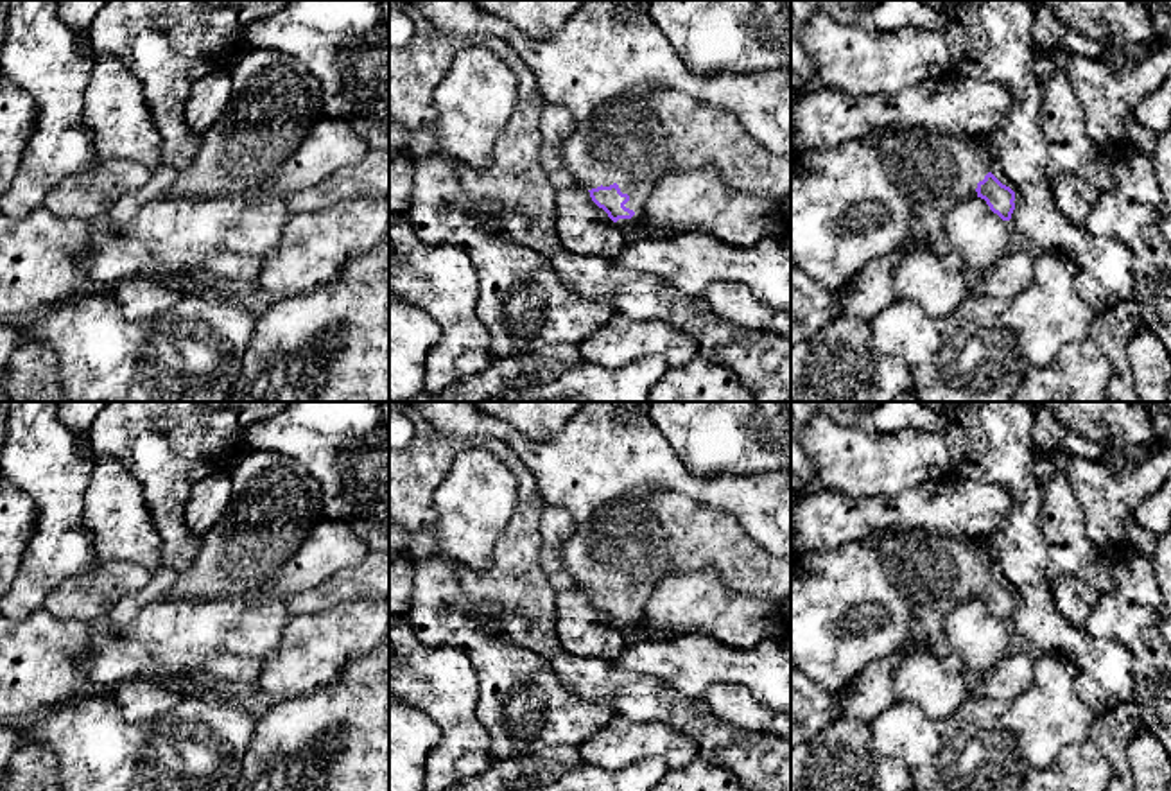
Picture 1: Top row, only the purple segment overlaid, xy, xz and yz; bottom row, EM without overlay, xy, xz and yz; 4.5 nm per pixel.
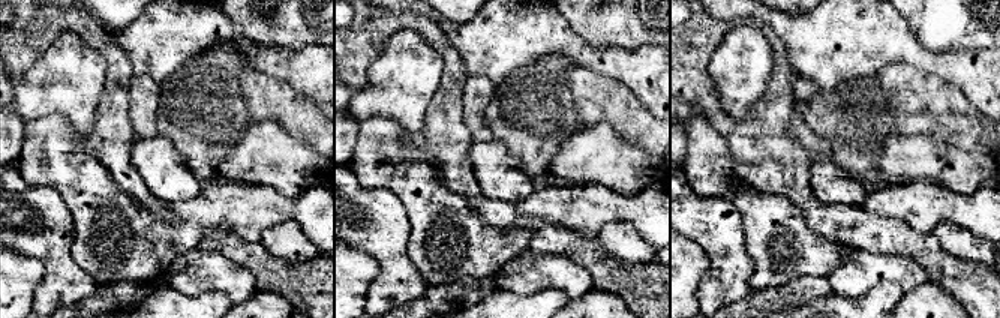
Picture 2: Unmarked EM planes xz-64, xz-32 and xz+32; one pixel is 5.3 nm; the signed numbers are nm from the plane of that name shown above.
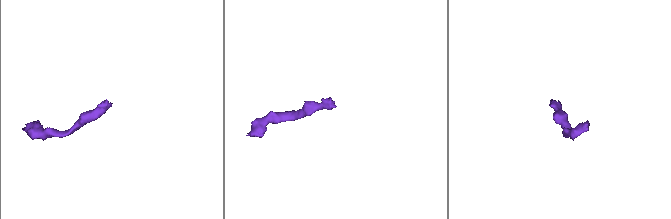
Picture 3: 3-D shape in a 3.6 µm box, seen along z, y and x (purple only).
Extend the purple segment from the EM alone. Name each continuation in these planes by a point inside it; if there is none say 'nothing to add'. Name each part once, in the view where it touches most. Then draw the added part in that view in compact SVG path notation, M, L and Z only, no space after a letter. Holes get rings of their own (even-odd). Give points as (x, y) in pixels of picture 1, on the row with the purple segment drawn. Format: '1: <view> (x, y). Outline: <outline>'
1: xz (621, 142). Outline: M649 93L601 106L577 122L559 147L563 165L577 185L592 190L617 183L629 196L624 206L635 215L617 221L628 231L642 224L653 187L671 174L667 131L649 113Z

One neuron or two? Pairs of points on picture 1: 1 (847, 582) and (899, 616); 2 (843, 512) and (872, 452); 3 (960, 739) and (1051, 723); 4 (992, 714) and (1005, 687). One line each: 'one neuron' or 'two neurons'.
1: one neuron
2: two neurons
3: one neuron
4: two neurons

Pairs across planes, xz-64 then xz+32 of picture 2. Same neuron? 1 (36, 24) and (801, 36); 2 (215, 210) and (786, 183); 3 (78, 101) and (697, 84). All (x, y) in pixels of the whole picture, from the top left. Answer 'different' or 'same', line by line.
1: different
2: different
3: different

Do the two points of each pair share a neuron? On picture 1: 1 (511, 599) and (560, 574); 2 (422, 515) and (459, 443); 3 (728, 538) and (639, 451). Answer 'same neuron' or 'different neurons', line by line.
1: different neurons
2: same neuron
3: different neurons

